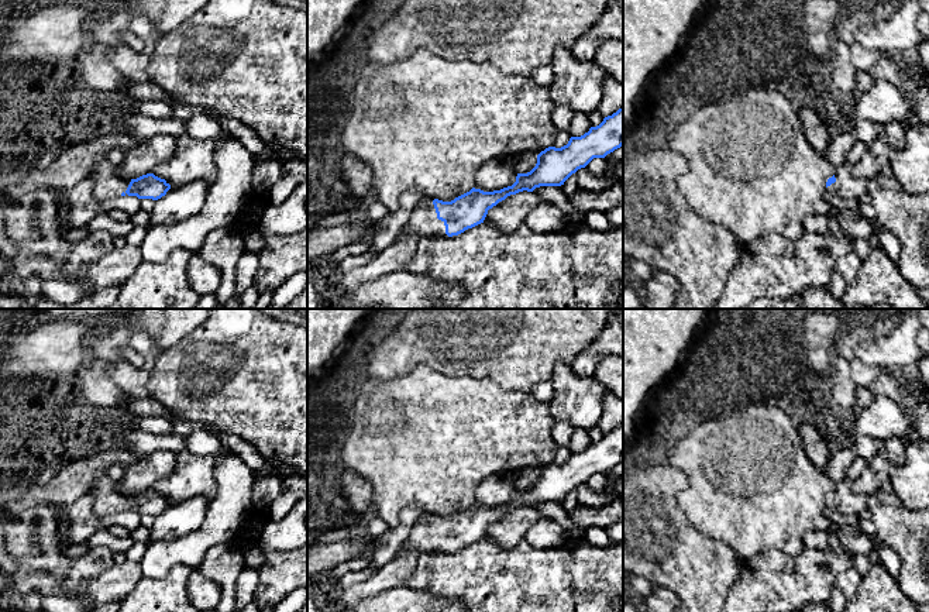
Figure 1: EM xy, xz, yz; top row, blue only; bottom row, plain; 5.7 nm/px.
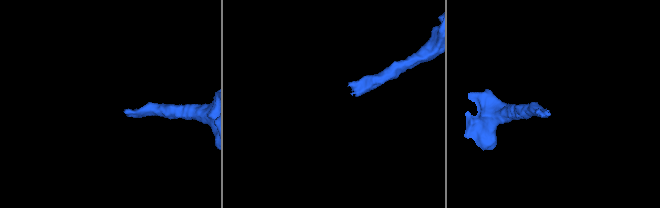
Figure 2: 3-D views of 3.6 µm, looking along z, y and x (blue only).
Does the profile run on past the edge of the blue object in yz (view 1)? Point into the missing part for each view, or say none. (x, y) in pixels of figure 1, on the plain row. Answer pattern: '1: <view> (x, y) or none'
1: yz (849, 502)

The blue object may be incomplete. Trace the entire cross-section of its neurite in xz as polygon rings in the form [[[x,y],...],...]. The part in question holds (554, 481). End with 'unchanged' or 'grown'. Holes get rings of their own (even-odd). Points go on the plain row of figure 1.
[[[623,423],[603,437],[591,443],[581,453],[571,453],[568,460],[548,463],[537,471],[536,482],[527,489],[517,489],[512,502],[484,508],[472,503],[451,518],[426,512],[414,526],[410,537],[398,554],[407,549],[422,553],[434,550],[458,551],[484,539],[488,526],[510,510],[540,502],[561,502],[578,485],[585,484],[593,474],[605,474],[623,461]]]; grown

